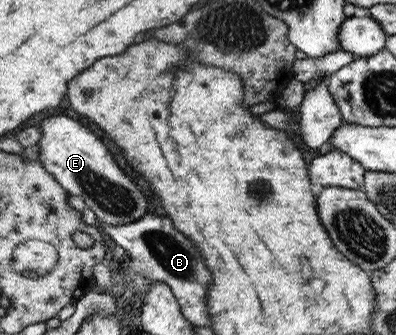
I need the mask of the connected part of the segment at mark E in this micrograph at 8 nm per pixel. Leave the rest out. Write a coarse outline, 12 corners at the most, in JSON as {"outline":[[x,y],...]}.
{"outline":[[79,120],[40,121],[38,157],[109,225],[147,213],[136,181]]}

